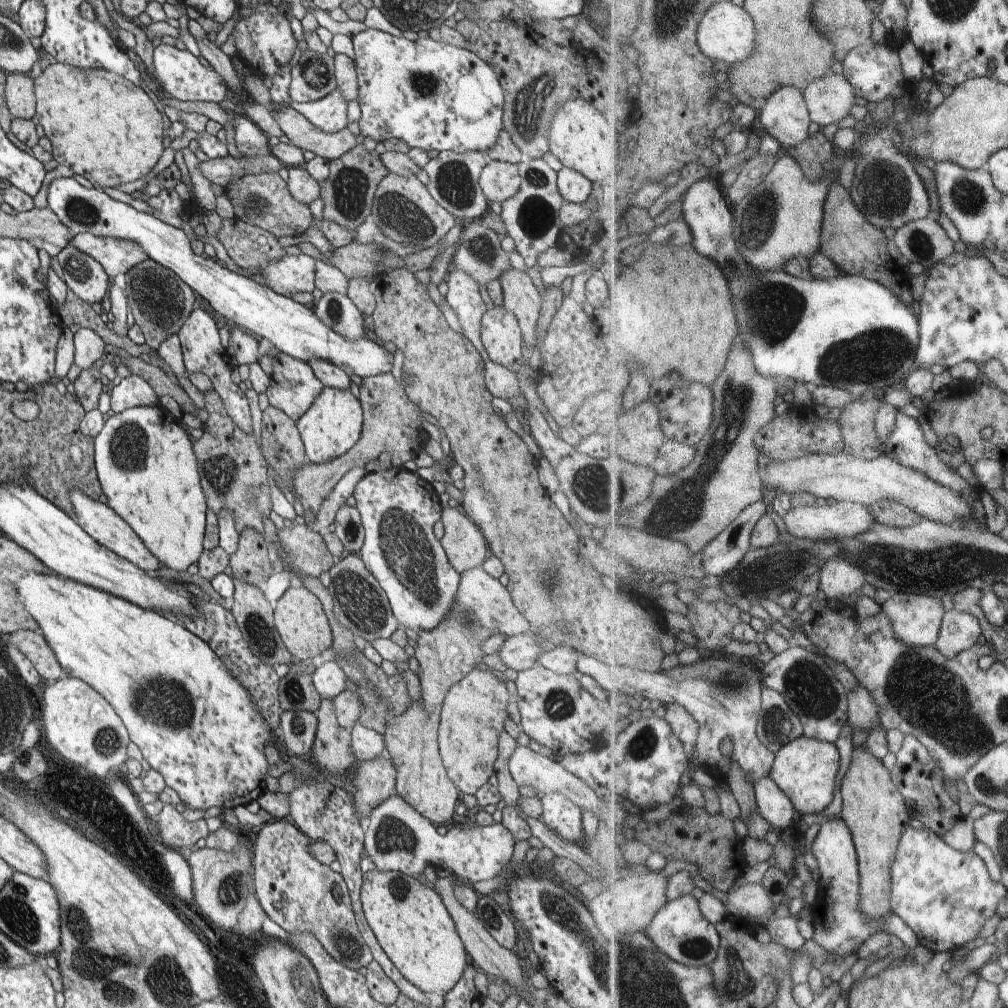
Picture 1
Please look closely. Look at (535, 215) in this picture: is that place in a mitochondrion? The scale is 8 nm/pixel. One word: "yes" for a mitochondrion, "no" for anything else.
yes

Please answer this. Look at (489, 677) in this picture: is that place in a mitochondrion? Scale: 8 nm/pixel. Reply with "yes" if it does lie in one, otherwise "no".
no

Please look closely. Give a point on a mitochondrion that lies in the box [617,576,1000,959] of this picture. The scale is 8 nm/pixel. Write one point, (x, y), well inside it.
(910, 678)

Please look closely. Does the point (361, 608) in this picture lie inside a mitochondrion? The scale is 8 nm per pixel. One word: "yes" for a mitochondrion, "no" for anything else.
yes

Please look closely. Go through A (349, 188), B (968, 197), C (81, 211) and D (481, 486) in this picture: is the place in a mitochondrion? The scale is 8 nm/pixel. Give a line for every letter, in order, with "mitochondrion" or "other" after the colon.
A: mitochondrion
B: mitochondrion
C: mitochondrion
D: mitochondrion

